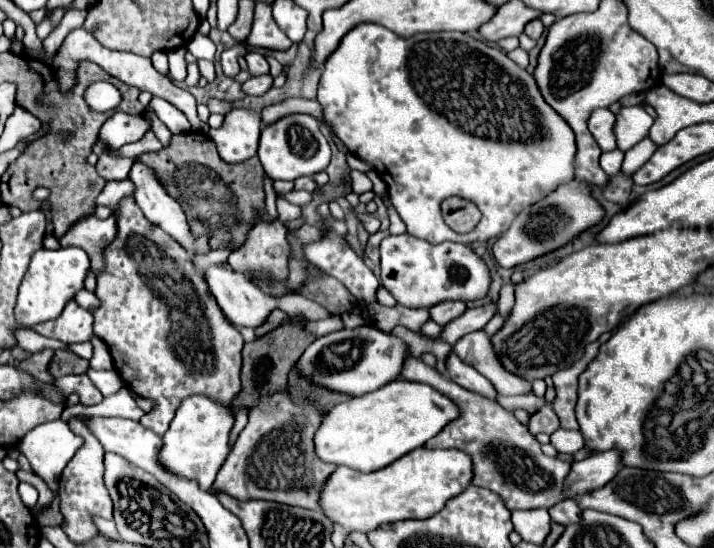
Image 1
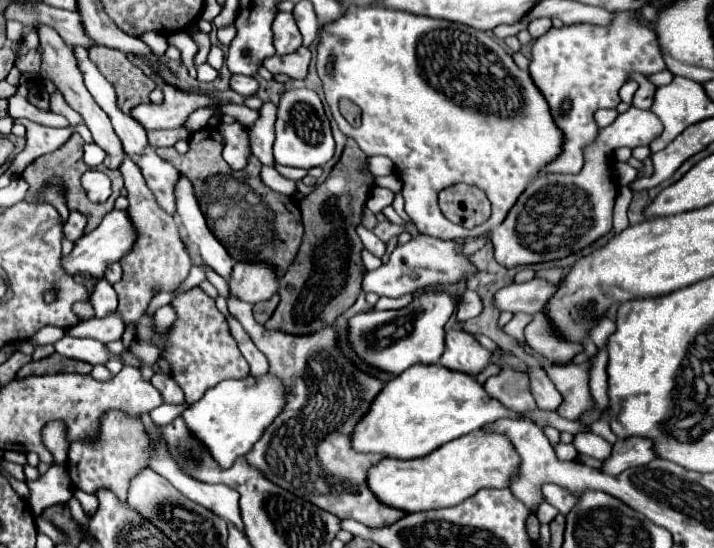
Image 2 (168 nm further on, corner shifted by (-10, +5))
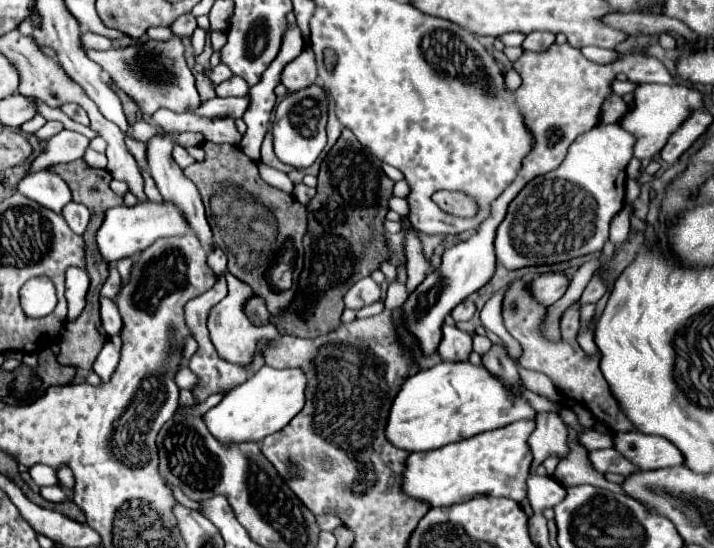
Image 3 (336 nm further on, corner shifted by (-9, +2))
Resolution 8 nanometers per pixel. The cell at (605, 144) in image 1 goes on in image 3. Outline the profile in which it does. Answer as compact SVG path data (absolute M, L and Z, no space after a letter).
M612 96L604 106L602 106L602 114L600 114L600 122L602 124L616 124L626 116L628 108L624 104L624 100L620 96Z

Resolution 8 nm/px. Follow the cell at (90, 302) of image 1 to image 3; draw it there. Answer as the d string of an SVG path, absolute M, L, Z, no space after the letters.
M100 298L100 318L102 318L102 326L110 336L118 336L120 328L122 328L122 320L118 314L118 308L114 304L114 300L110 298Z

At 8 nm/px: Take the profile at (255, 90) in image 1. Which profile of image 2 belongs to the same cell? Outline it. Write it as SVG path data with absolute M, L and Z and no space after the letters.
M231 75L229 87L233 91L237 91L239 95L253 95L259 89L259 83L255 81L255 77L243 77L243 75Z

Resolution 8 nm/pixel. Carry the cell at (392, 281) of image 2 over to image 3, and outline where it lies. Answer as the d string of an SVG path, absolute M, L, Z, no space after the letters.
M368 276L368 278L362 278L358 280L350 290L348 294L344 296L344 304L346 308L352 308L352 310L360 310L372 302L378 302L382 296L382 288Z

